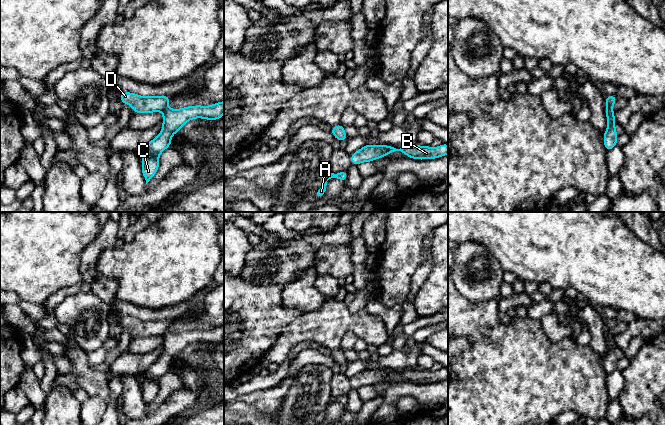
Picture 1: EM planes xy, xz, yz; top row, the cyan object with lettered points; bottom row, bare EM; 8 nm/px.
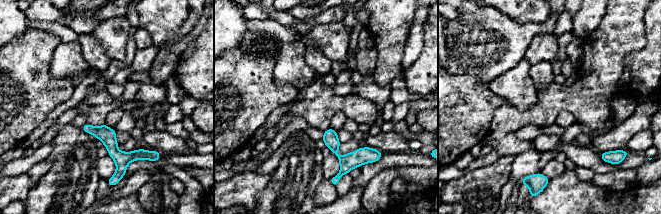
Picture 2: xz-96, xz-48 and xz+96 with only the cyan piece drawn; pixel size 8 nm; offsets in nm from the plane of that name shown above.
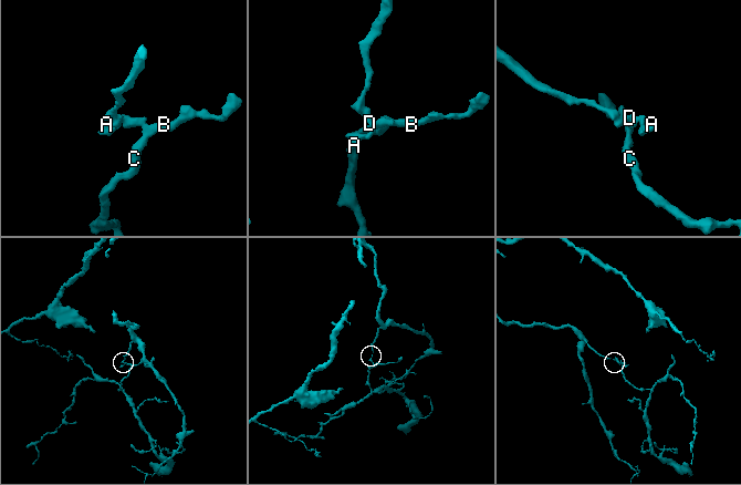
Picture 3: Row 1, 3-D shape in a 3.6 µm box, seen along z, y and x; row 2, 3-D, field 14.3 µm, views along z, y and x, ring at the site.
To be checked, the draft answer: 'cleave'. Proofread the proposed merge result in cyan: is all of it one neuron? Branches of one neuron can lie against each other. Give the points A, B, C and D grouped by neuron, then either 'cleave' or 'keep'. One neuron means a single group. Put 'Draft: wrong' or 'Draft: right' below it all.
groups A D / B C; cleave
Draft: right

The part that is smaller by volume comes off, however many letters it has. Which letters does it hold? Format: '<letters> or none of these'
B, C

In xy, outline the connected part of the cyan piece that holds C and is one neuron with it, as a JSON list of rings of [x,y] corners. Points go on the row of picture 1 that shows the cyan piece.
[[[224,101],[210,106],[188,106],[181,109],[165,108],[163,110],[163,129],[156,138],[151,140],[142,154],[142,174],[146,184],[152,179],[159,168],[159,155],[171,146],[174,133],[180,132],[181,128],[189,120],[203,118],[207,120],[219,120],[224,114]]]

